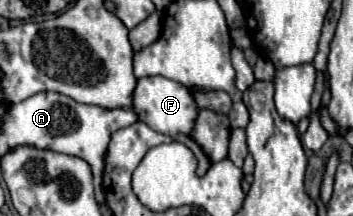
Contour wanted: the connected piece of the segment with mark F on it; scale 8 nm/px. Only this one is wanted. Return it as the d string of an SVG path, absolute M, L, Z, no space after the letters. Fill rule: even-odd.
M143 77L137 81L133 93L133 111L139 115L139 121L147 123L151 129L167 135L189 133L197 117L197 103L185 85L167 77Z

